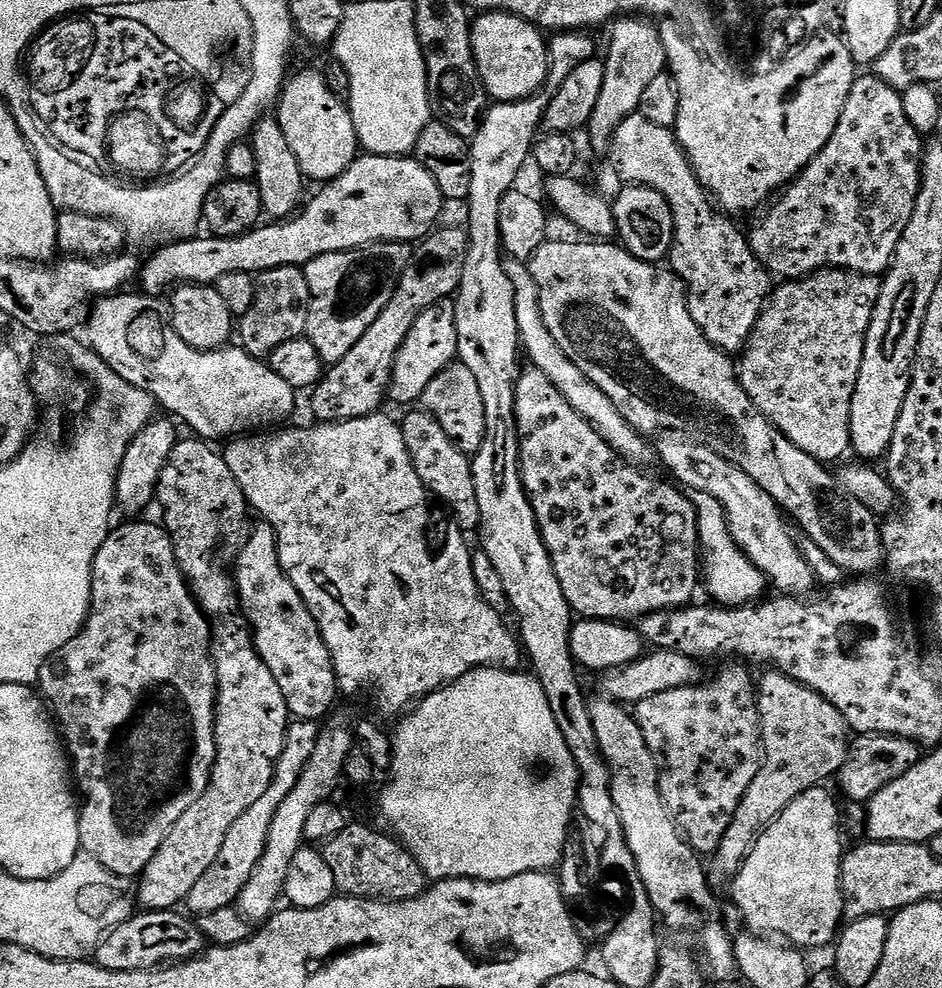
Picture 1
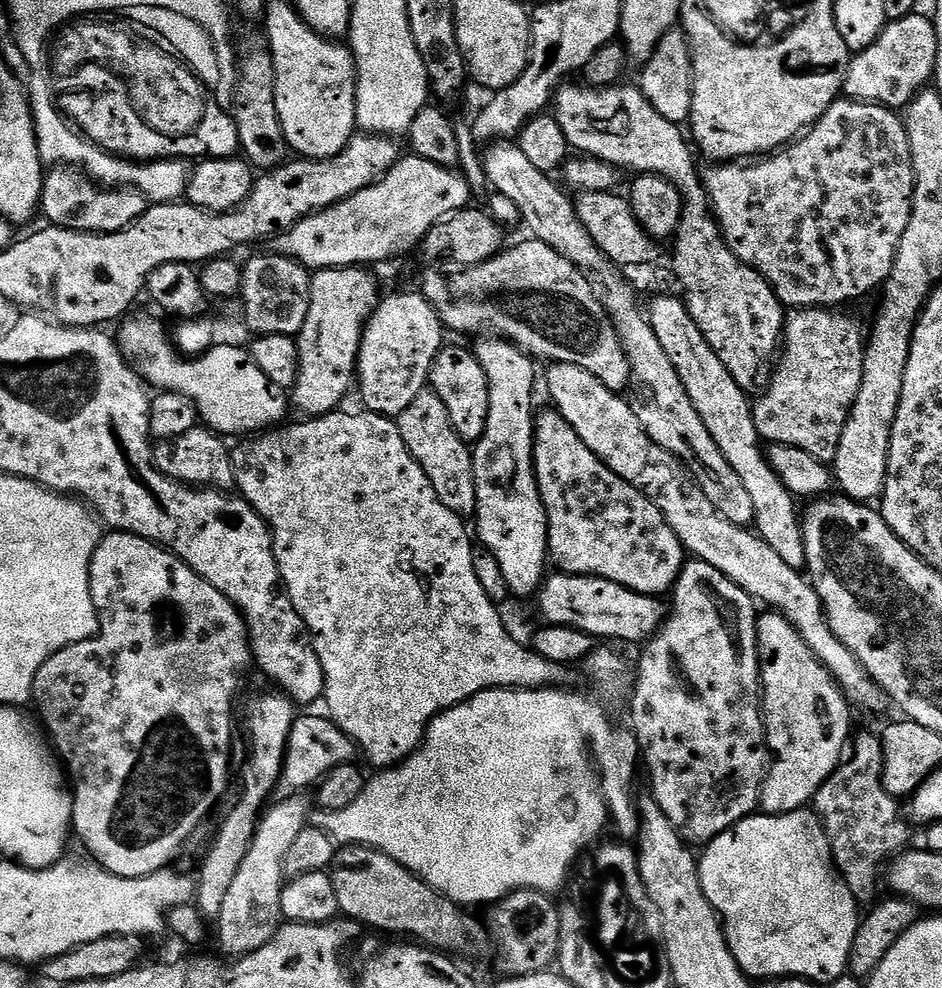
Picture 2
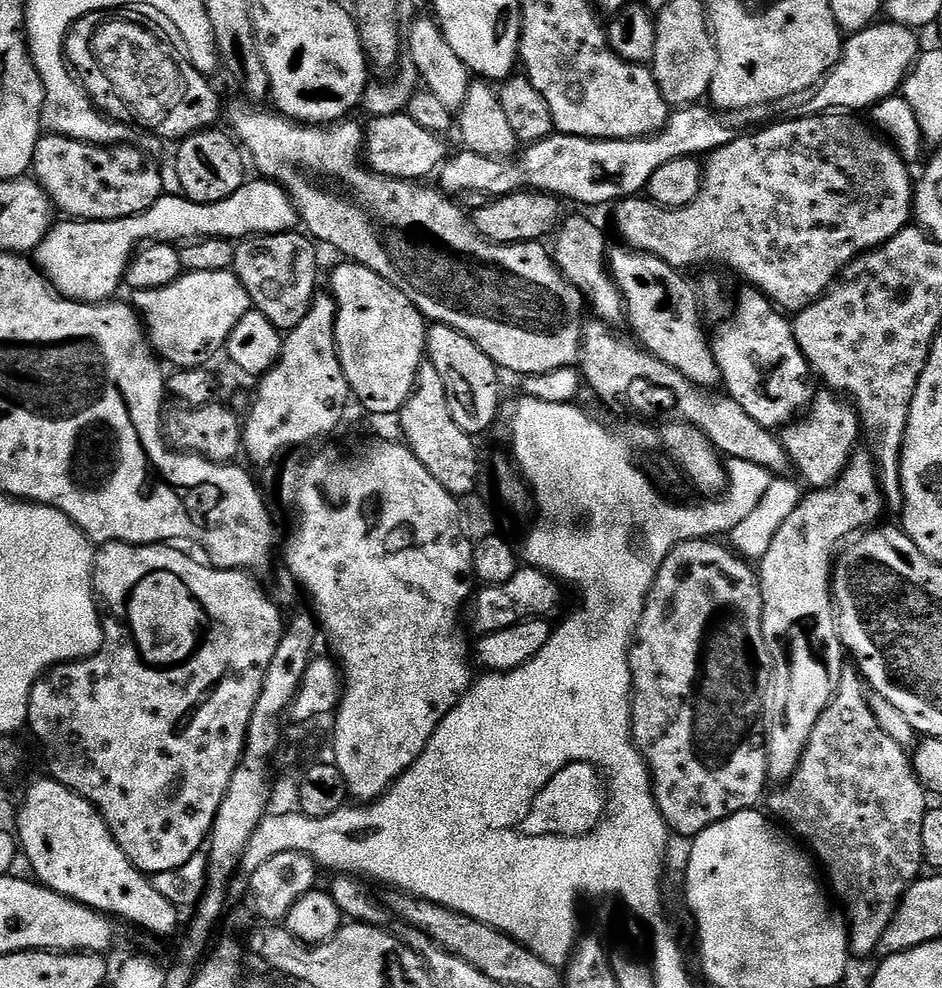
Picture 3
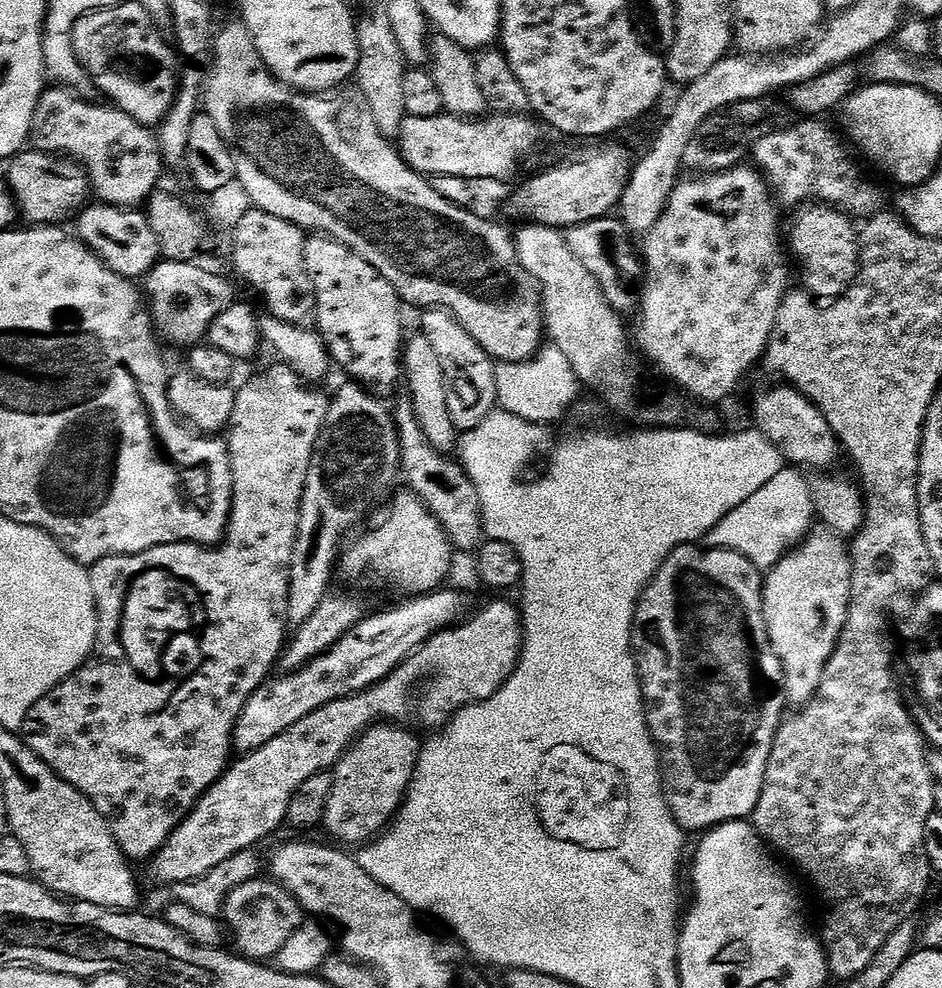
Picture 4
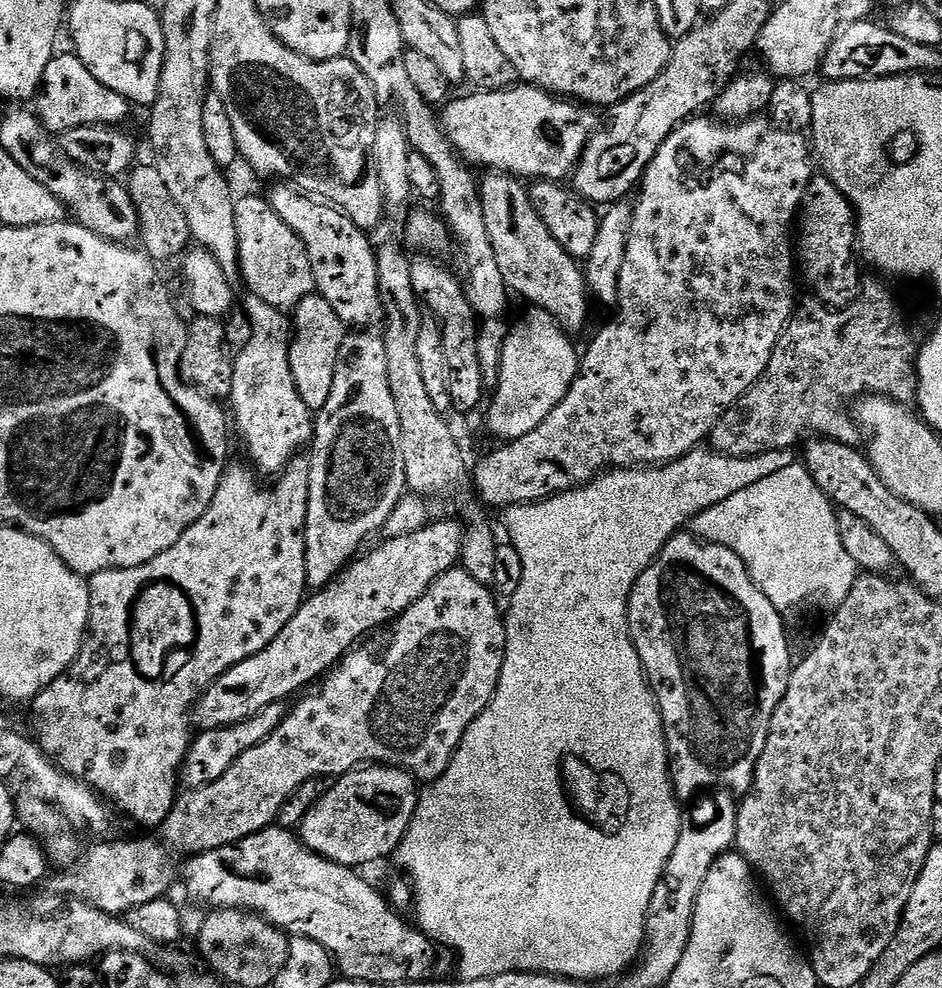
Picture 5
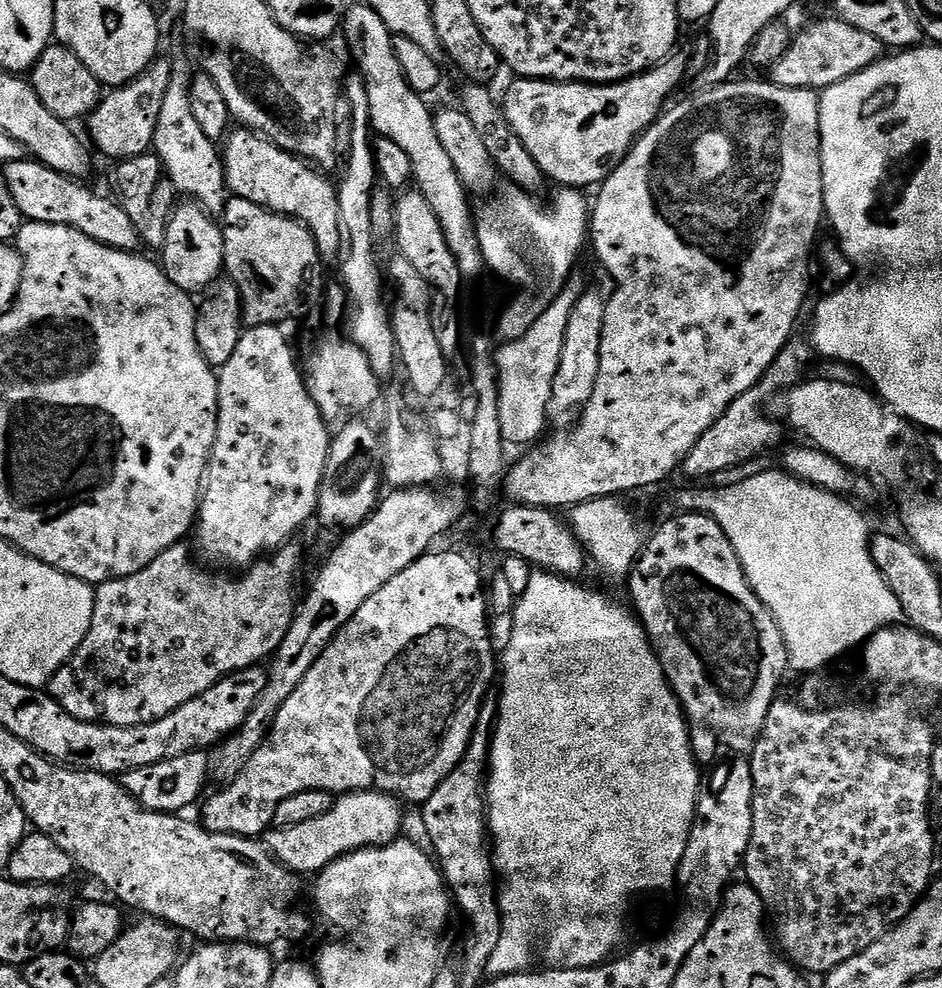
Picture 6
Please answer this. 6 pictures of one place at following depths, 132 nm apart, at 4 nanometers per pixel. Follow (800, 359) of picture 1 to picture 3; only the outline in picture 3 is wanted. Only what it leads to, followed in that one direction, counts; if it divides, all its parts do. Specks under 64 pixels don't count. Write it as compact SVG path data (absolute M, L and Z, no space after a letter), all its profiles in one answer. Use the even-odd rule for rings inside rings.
M831 390L823 391L817 391L813 395L812 402L806 409L806 415L787 425L782 432L782 443L787 459L800 471L799 479L805 485L808 483L807 487L812 490L831 488L848 469L852 453L857 451L859 445L856 443L862 440L859 415L837 393Z

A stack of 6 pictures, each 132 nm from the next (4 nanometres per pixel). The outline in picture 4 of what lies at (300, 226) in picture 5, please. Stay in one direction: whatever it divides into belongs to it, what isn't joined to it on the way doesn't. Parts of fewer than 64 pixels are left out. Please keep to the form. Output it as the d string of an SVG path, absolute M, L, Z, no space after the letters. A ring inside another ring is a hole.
M323 234L305 239L306 270L316 295L315 327L324 340L331 363L349 372L355 383L373 394L384 394L402 380L406 331L400 317L400 293L354 250Z

